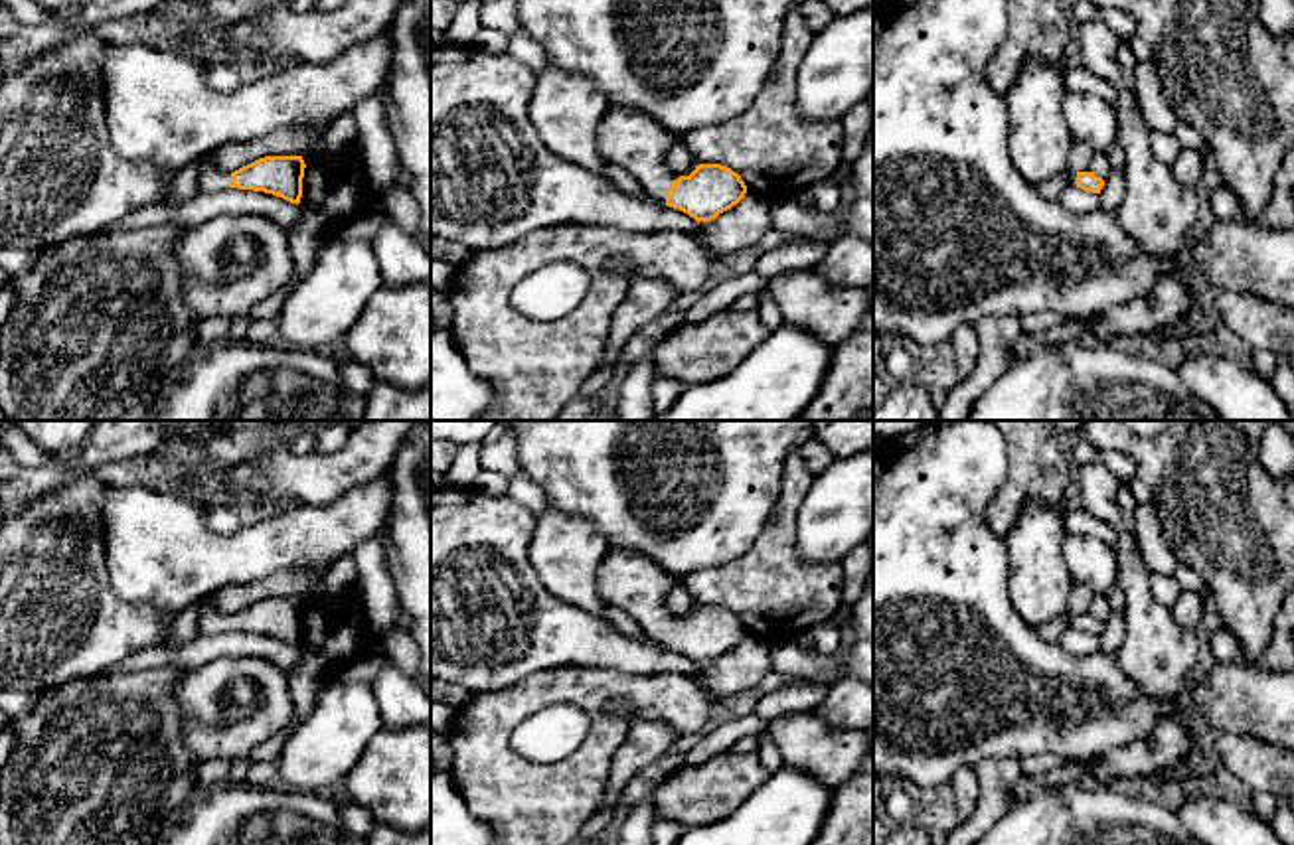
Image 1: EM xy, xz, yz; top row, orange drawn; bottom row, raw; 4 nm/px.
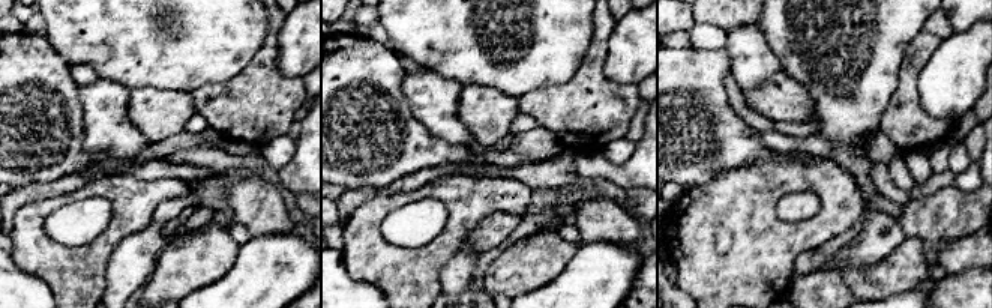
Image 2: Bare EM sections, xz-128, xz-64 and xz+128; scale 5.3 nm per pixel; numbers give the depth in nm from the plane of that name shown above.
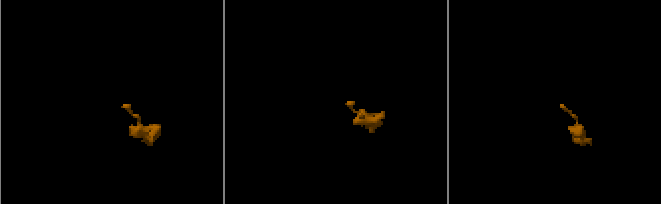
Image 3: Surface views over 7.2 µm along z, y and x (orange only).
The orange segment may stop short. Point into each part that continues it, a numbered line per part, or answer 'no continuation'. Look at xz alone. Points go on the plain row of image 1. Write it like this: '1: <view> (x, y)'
1: xz (627, 579)

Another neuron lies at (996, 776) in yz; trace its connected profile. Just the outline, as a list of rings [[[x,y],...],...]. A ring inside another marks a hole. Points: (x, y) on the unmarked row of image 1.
[[[990,758],[976,768],[980,800],[976,815],[956,827],[944,845],[974,845],[978,837],[1006,815],[1011,790],[1021,774],[1017,758]]]

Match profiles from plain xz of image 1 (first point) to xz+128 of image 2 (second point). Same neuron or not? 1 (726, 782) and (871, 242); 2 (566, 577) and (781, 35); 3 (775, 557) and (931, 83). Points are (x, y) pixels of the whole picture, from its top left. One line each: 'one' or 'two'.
1: two
2: two
3: two

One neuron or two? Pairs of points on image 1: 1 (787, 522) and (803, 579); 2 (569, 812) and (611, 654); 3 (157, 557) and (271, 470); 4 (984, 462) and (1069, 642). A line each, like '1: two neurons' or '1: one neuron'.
1: one neuron
2: two neurons
3: two neurons
4: two neurons

